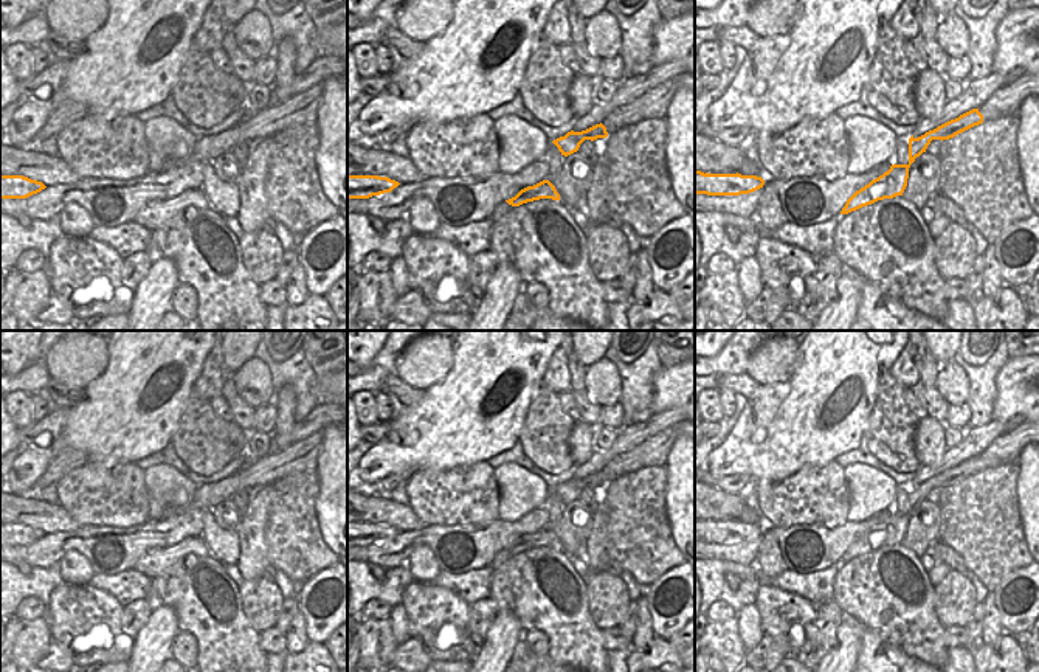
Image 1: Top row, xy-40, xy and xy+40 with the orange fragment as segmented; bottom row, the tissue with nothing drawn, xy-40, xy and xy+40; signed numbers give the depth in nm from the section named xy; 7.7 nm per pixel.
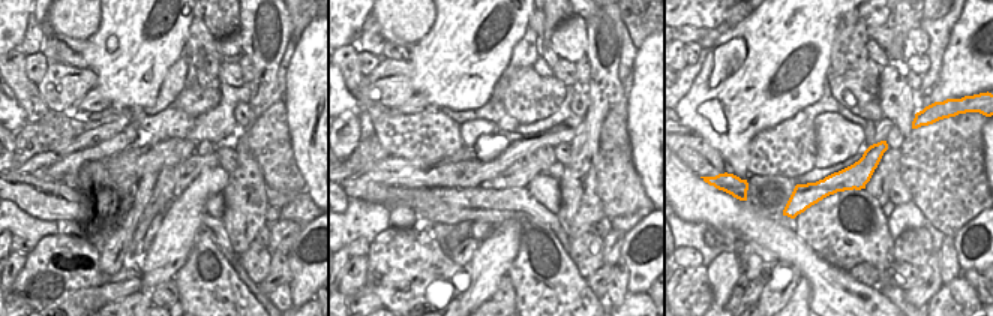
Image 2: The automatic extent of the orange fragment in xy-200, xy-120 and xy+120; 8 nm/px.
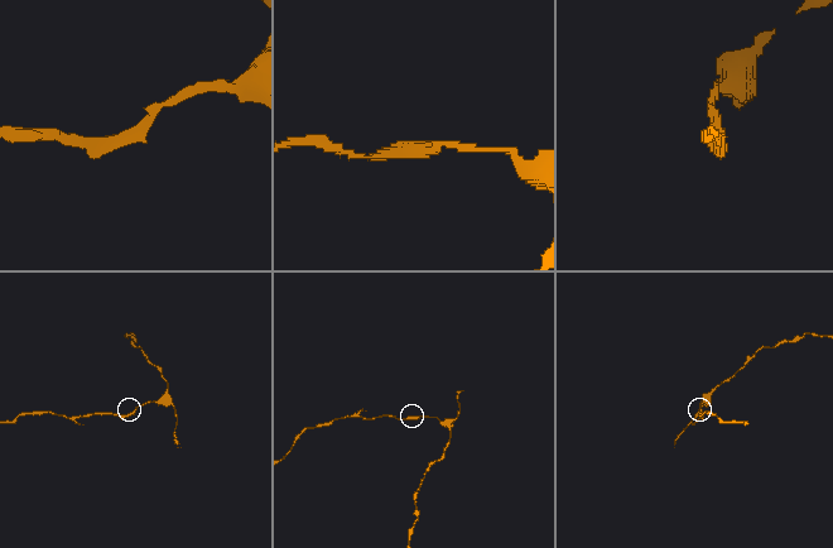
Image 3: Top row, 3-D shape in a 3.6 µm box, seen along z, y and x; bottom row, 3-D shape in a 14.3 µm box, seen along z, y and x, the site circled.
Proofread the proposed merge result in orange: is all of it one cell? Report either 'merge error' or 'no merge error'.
no merge error

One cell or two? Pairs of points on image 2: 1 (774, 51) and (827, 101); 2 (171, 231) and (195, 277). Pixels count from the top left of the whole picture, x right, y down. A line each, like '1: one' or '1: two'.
1: two
2: two

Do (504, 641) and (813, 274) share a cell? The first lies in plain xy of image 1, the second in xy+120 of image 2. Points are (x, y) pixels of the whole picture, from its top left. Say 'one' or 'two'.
two

